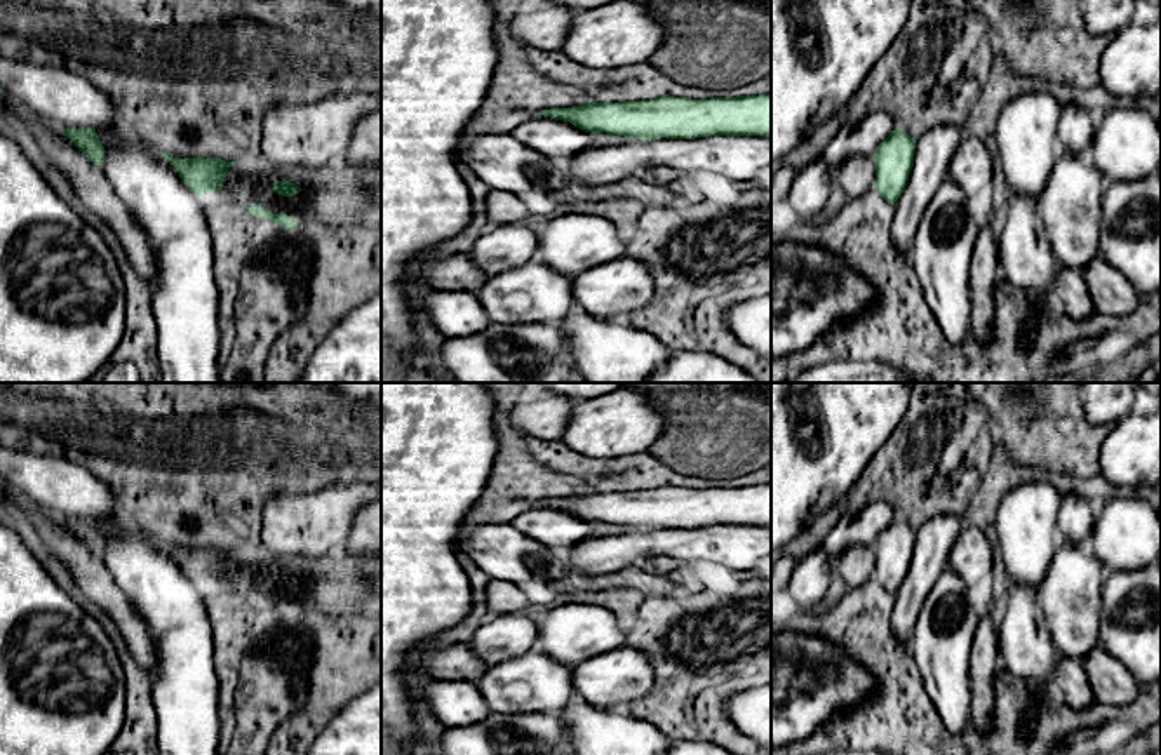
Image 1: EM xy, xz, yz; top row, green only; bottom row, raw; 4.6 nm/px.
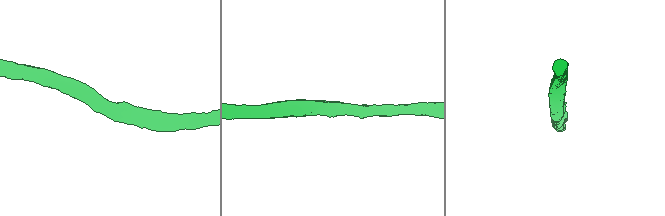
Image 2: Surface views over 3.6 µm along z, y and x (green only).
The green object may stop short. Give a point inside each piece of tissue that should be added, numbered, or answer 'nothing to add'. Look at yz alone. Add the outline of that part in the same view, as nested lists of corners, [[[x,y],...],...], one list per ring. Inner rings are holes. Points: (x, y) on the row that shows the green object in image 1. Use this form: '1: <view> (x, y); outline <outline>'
nothing to add

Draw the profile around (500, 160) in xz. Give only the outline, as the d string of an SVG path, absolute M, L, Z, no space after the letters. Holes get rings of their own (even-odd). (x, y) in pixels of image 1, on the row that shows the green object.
M510 134L465 141L458 162L466 164L491 190L517 197L559 191L566 184L562 162L529 150Z

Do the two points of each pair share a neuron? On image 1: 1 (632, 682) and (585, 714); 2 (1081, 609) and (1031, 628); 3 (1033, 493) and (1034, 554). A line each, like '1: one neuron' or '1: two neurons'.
1: two neurons
2: two neurons
3: one neuron

